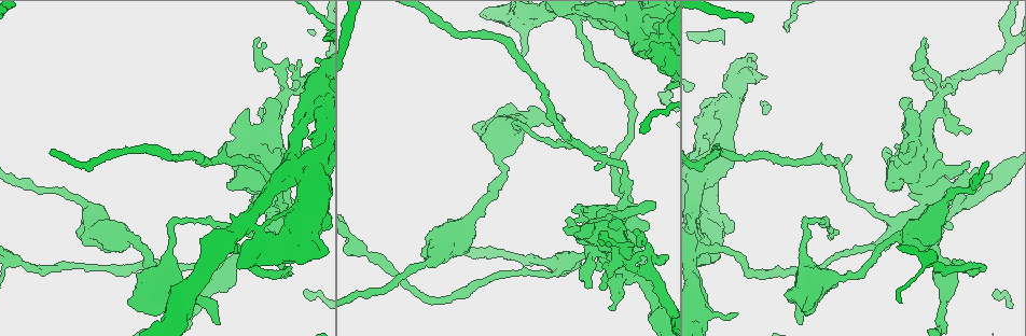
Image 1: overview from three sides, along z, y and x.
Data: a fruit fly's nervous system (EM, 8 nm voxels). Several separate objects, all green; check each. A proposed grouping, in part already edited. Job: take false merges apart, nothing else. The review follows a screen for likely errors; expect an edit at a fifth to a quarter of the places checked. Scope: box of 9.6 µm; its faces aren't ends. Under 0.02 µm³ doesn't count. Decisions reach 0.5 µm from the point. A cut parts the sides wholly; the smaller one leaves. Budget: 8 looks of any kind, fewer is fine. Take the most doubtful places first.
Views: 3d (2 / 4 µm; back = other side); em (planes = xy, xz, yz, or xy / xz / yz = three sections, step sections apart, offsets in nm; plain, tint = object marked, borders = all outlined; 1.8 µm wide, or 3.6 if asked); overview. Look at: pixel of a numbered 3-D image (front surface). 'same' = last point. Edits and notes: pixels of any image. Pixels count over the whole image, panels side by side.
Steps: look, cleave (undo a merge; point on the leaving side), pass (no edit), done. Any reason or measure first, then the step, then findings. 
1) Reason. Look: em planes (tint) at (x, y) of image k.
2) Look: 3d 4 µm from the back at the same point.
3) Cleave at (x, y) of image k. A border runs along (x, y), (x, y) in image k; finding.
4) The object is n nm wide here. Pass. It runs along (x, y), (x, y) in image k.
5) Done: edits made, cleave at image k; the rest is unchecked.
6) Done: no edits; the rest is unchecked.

Four or more arms meet. Look: em xy step 16 (plain) at (282, 97) of image 1.

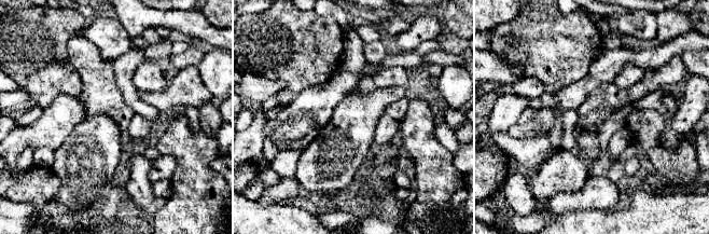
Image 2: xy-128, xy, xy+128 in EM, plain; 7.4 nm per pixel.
Look: em xy step 16 (tint) at the same point.

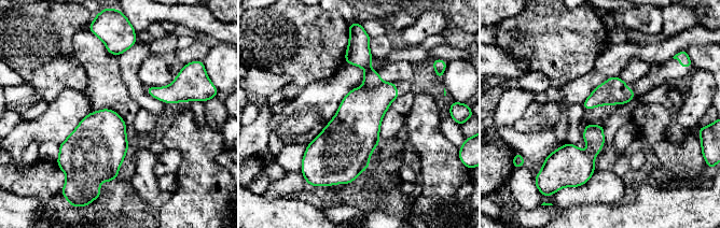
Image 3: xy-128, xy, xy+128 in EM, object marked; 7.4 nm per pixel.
Pass. One neuron here.

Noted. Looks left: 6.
Sharp bend. Look: em 3.6 µm planes (tint) at (667, 58) of image 1.

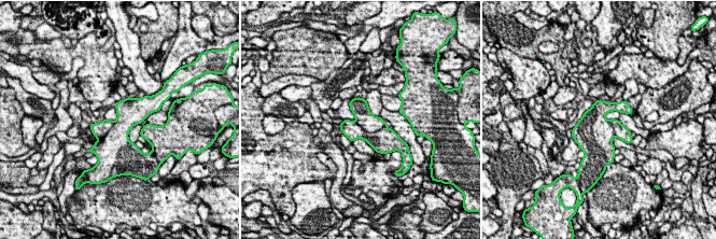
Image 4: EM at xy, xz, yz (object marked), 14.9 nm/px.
The object is 340 nm wide here. Cleave at (368, 123) of image 4. A border runs along (387, 124), (375, 131), (366, 132) in image 4; a second neuron is stuck on.

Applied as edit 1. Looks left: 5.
Redraw. Look: overview.

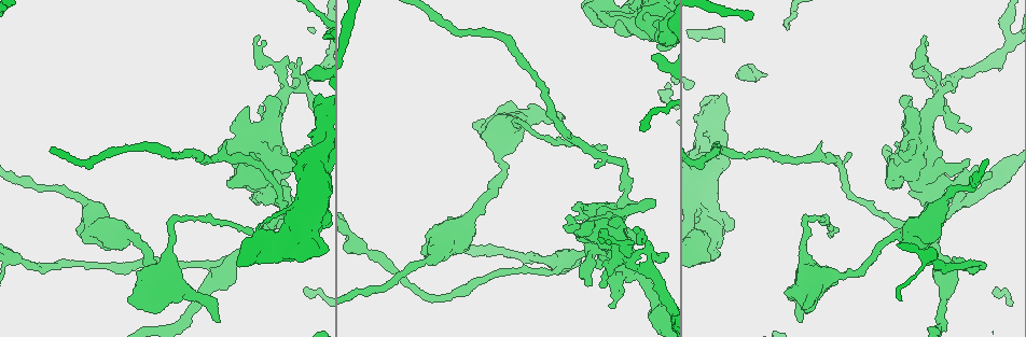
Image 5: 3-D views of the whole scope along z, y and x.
Look: em planes (plain) at (286, 185) of image 5.

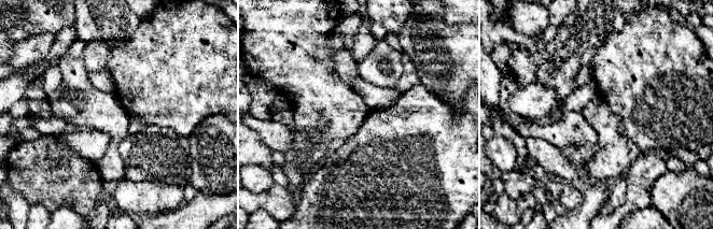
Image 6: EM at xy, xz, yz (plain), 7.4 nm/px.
Where the object lies. Look: em planes (tint) at the same point.

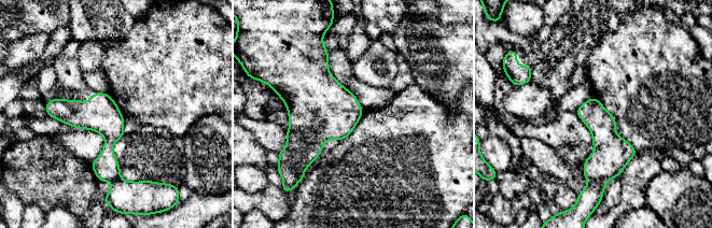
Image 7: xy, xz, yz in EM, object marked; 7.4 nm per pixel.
Cleave at (587, 201) of image 7. A border runs along (594, 181), (606, 182) in image 7; two neurons meet here.

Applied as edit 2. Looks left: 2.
Done: edits made, cleave at image 4, cleave at image 7; the rest is unchecked.

